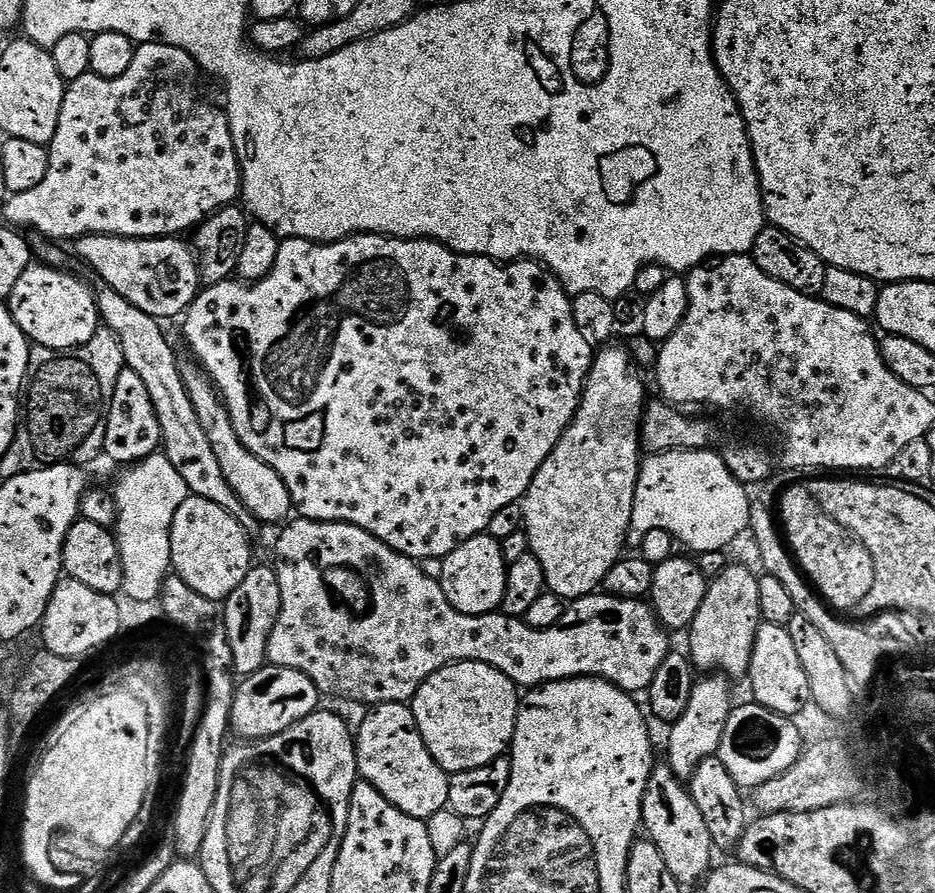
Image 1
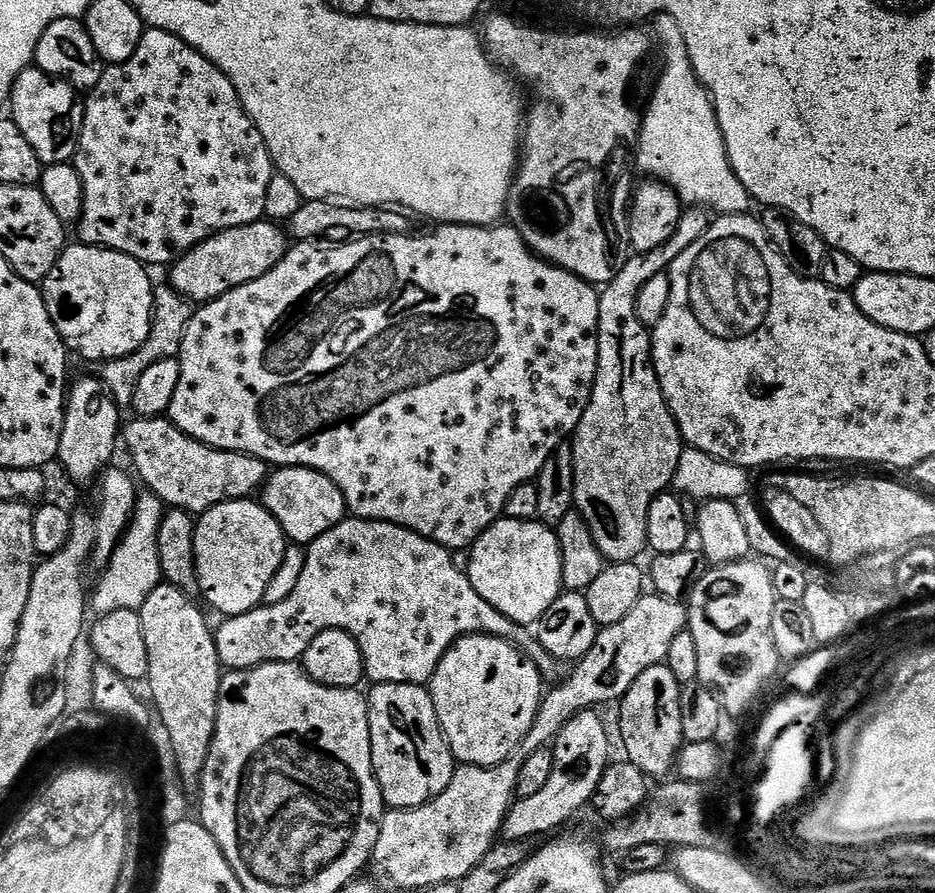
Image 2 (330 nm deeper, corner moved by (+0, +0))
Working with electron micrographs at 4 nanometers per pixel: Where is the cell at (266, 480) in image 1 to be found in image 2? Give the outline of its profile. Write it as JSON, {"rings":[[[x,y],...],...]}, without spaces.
{"rings":[[[277,467],[265,480],[260,500],[267,511],[274,514],[289,541],[298,546],[311,544],[326,530],[340,524],[348,514],[338,486],[326,478],[326,474],[315,472],[313,468]]]}

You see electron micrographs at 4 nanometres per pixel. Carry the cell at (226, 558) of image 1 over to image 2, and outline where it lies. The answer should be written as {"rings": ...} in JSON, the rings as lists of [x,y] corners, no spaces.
{"rings":[[[255,499],[227,500],[199,513],[194,558],[203,603],[221,612],[224,618],[241,616],[261,607],[266,586],[270,586],[270,578],[274,578],[278,566],[282,566],[284,551],[289,546],[290,541],[274,514]]]}

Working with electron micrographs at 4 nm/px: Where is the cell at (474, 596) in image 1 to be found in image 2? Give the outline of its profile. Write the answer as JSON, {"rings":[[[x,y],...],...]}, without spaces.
{"rings":[[[539,519],[497,520],[471,545],[468,556],[467,574],[474,590],[515,624],[535,625],[564,588],[560,543],[555,531]]]}

